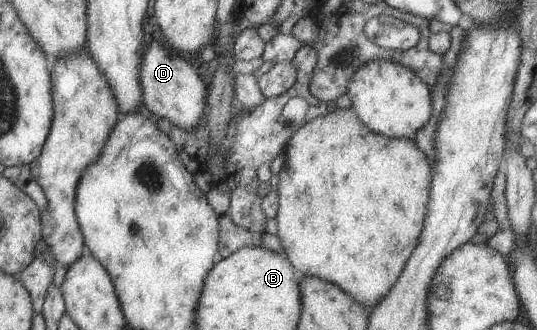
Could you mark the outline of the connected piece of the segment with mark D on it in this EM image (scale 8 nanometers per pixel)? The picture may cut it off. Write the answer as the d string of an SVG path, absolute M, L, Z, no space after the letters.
M159 37L144 49L139 72L142 102L157 117L167 118L185 131L195 129L208 103L208 87L191 63L172 51Z

